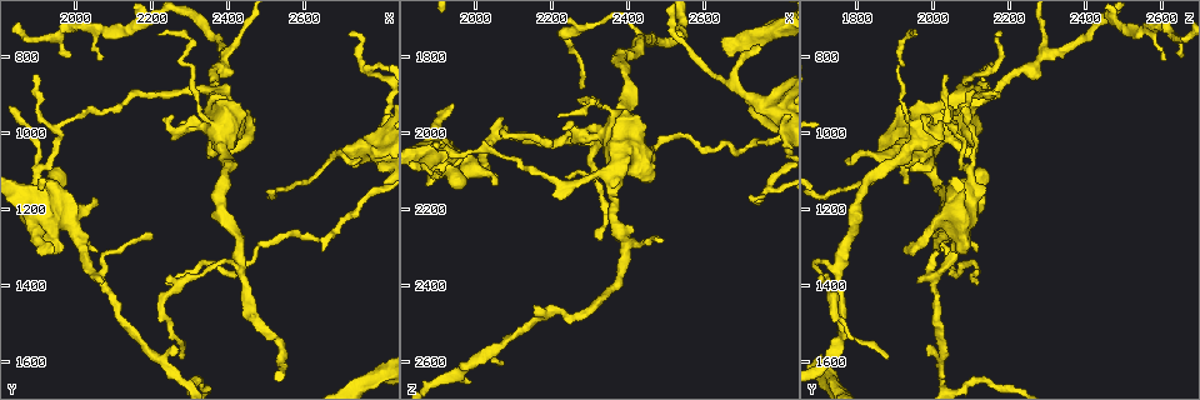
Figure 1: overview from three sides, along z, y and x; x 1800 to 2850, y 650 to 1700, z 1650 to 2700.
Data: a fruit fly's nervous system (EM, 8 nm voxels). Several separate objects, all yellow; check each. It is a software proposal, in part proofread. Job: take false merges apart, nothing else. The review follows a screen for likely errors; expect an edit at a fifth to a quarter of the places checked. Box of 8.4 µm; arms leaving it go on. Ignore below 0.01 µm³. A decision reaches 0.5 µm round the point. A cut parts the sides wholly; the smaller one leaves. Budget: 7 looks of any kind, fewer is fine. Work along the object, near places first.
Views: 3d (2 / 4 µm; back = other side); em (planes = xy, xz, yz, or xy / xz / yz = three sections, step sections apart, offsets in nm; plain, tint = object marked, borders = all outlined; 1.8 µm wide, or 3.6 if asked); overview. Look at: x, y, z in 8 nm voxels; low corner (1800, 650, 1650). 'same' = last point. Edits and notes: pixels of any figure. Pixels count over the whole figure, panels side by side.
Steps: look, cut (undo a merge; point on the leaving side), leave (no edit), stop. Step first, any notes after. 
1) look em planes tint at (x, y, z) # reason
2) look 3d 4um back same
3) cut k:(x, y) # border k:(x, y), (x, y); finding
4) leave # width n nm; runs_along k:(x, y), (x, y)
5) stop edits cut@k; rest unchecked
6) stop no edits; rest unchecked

look 3d 4um at (2360, 980, 2005) # abrupt turn

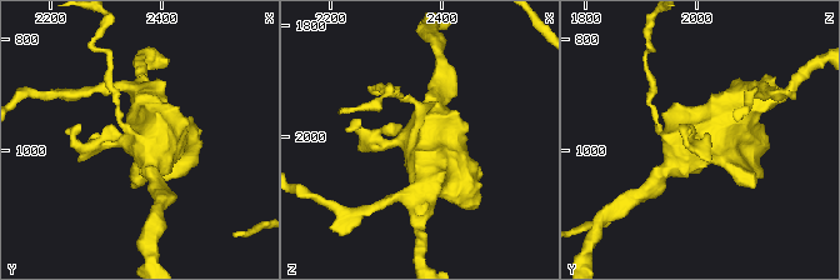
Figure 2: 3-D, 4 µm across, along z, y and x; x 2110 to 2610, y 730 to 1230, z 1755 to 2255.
look em 3.6um xz step 4 tint at (2360, 980, 2005) # now the EM

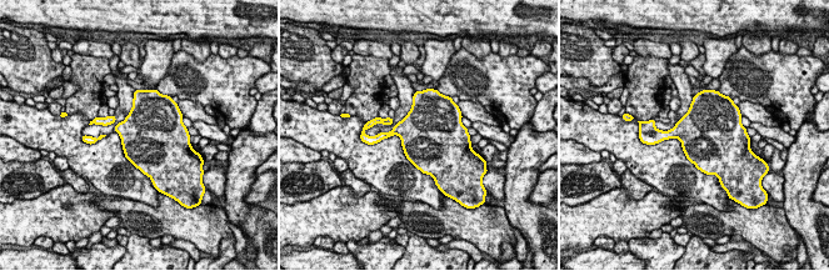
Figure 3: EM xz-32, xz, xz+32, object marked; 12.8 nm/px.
look em 3.6um planes tint same # cut it another way

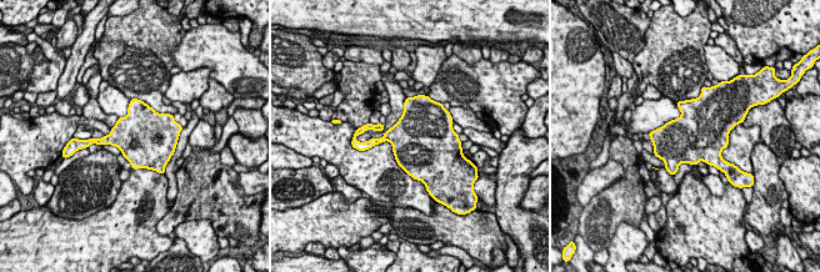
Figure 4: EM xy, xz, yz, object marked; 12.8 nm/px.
leave # one neuron here

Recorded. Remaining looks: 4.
look 3d 4um at (2765, 830, 2145) # sharp bend

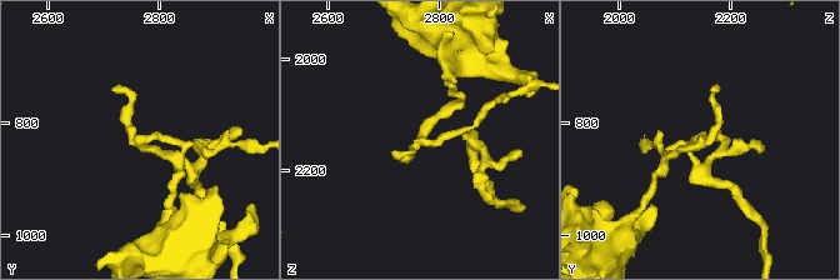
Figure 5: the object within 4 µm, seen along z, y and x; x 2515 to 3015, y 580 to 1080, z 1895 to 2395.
look em planes tint at (2770, 835, 2140)

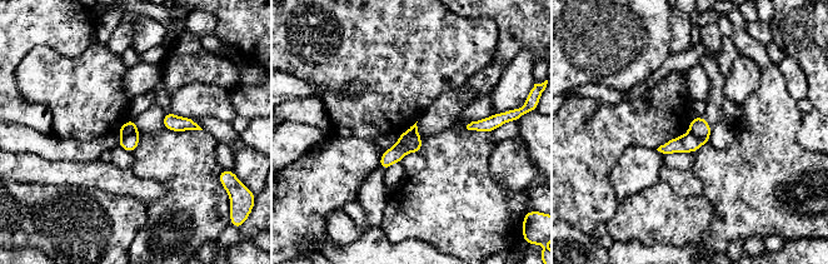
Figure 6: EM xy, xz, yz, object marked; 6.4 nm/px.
cut 6:(698, 126) # width 130 nm; border 6:(688, 132), (697, 137), (708, 137); a second neuron is stuck on

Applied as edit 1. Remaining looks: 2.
stop edits cut@6; rest unchecked

